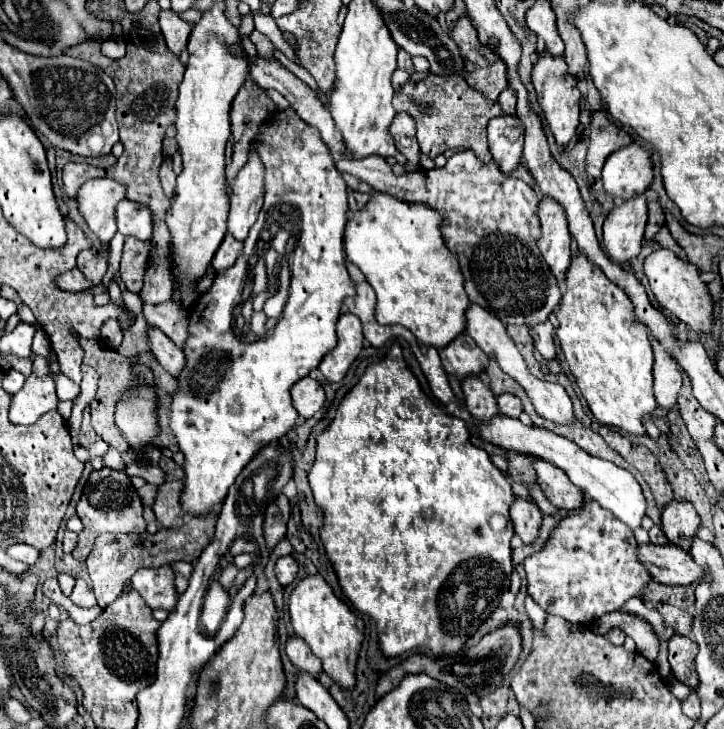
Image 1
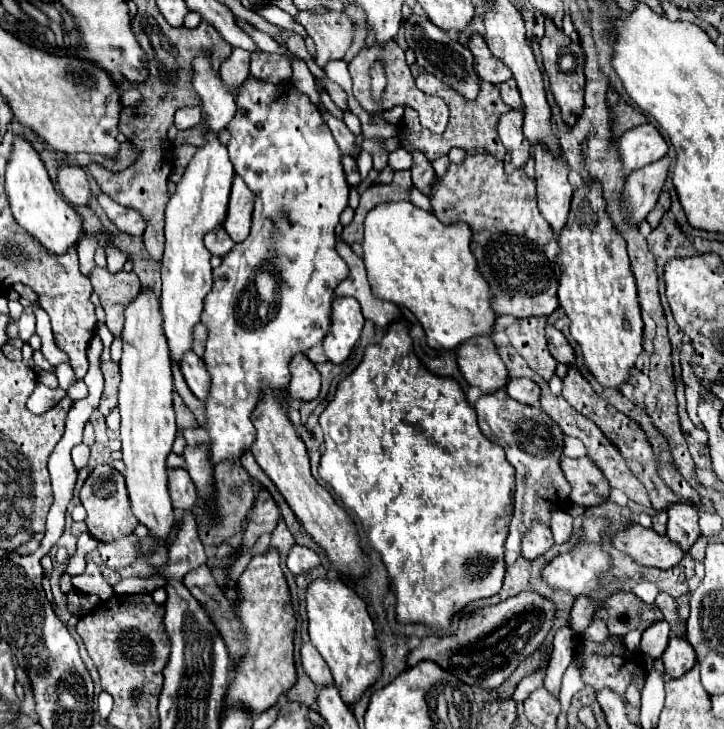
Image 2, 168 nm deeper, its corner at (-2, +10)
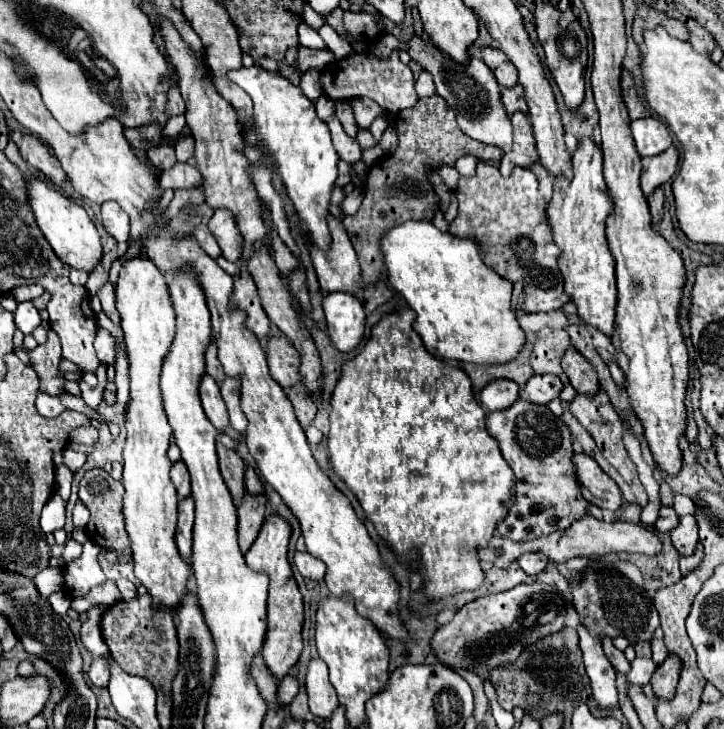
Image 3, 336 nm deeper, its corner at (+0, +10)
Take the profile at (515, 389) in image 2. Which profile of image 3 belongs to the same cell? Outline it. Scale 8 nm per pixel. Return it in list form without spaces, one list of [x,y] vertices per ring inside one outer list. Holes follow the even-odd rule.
[[[536,374],[526,382],[520,396],[528,398],[530,402],[550,404],[554,398],[558,398],[562,388],[564,388],[564,380],[560,376],[554,376],[554,374],[540,376],[540,374]]]

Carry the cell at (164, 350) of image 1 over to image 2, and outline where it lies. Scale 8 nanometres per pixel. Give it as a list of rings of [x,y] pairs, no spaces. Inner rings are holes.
[[[188,350],[188,354],[184,354],[180,360],[180,368],[182,368],[182,374],[186,378],[188,388],[194,392],[194,396],[198,400],[204,400],[208,394],[210,378],[208,378],[208,372],[206,372],[202,358],[196,356],[192,350]]]

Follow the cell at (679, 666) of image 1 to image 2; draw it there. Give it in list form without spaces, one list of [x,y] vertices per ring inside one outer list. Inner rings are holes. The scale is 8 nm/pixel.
[[[672,636],[670,638],[668,648],[662,654],[662,660],[664,660],[666,674],[672,676],[672,678],[680,678],[688,670],[692,670],[696,666],[696,662],[698,662],[692,646],[682,636]]]

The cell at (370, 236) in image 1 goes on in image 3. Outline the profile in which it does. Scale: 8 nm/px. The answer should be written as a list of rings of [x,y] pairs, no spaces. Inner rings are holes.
[[[410,220],[402,226],[396,226],[382,238],[382,254],[388,268],[388,280],[408,300],[410,308],[416,310],[413,328],[432,356],[456,362],[496,366],[512,362],[520,354],[526,344],[526,336],[512,310],[514,286],[482,262],[478,246],[472,240],[440,232],[432,222]]]

